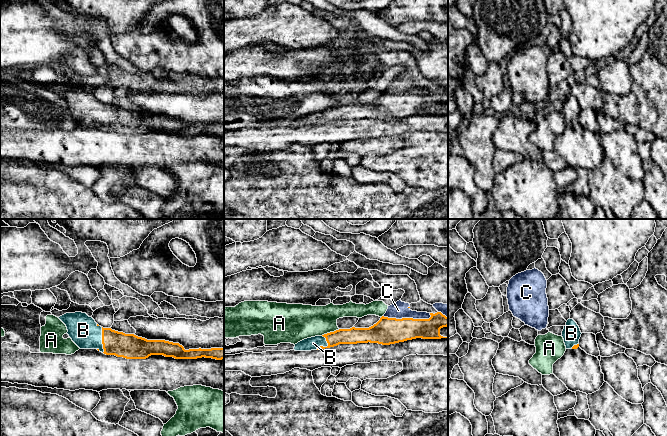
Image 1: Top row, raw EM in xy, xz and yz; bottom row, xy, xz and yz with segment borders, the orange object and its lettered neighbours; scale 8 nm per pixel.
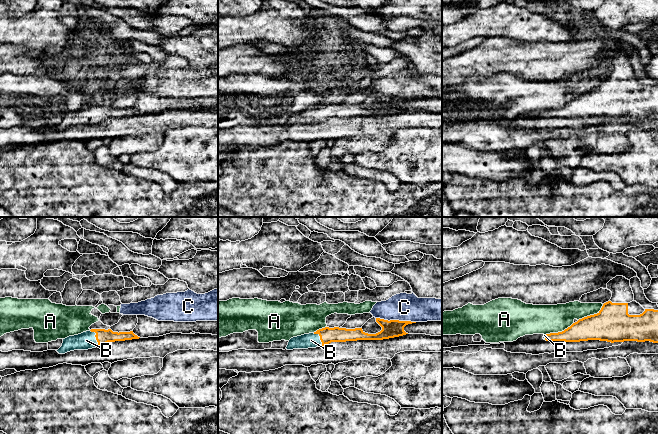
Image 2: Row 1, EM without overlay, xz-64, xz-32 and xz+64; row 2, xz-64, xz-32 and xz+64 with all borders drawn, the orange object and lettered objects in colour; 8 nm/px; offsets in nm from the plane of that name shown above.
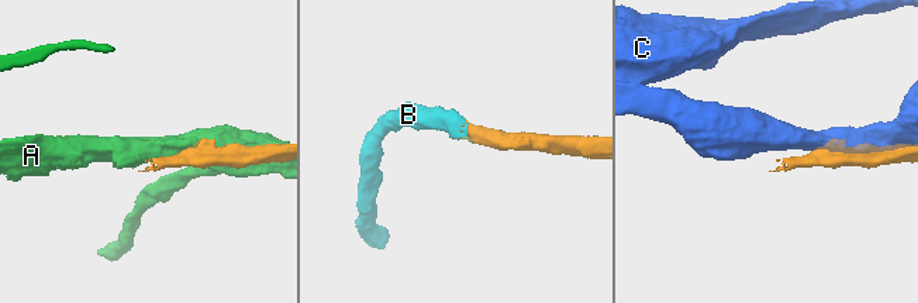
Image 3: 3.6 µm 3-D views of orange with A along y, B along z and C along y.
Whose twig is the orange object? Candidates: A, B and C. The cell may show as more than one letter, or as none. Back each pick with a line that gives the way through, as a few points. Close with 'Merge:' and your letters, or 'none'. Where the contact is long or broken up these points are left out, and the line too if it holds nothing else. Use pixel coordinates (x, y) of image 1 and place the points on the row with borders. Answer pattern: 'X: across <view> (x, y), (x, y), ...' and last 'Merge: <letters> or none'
B: across xy (129, 346), (102, 340), (88, 335), (83, 330)
Merge: B

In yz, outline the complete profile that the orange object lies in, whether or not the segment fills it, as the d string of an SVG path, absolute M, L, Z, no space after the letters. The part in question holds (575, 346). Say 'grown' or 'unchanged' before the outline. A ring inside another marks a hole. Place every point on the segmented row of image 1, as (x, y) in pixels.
grown; M568 319L562 331L566 349L577 349L579 347L581 334L577 323L573 319Z

